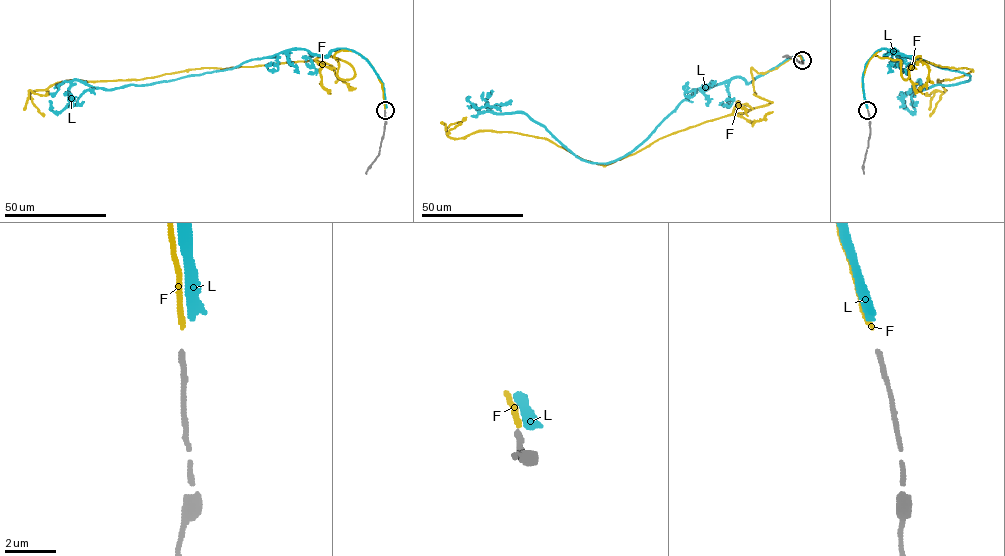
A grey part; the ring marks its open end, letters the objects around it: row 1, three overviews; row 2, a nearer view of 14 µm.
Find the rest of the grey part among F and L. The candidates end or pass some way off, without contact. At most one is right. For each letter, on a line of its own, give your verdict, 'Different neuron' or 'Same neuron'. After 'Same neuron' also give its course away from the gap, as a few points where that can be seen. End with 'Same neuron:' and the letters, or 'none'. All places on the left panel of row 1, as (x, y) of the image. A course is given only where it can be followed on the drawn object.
F: Same neuron. Its course: (385, 108), (377, 74), (349, 50), (334, 55), (349, 79), (350, 65), (327, 56), (29, 91), (49, 93)
L: Different neuron
Same neuron: F

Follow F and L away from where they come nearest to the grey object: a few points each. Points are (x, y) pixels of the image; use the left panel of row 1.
F: (385, 108), (377, 74), (349, 50), (334, 55), (349, 79), (350, 65), (327, 56), (29, 91), (49, 93)
L: (385, 108), (372, 66), (346, 49), (288, 50), (108, 89), (73, 80), (69, 104), (55, 112), (49, 100)

